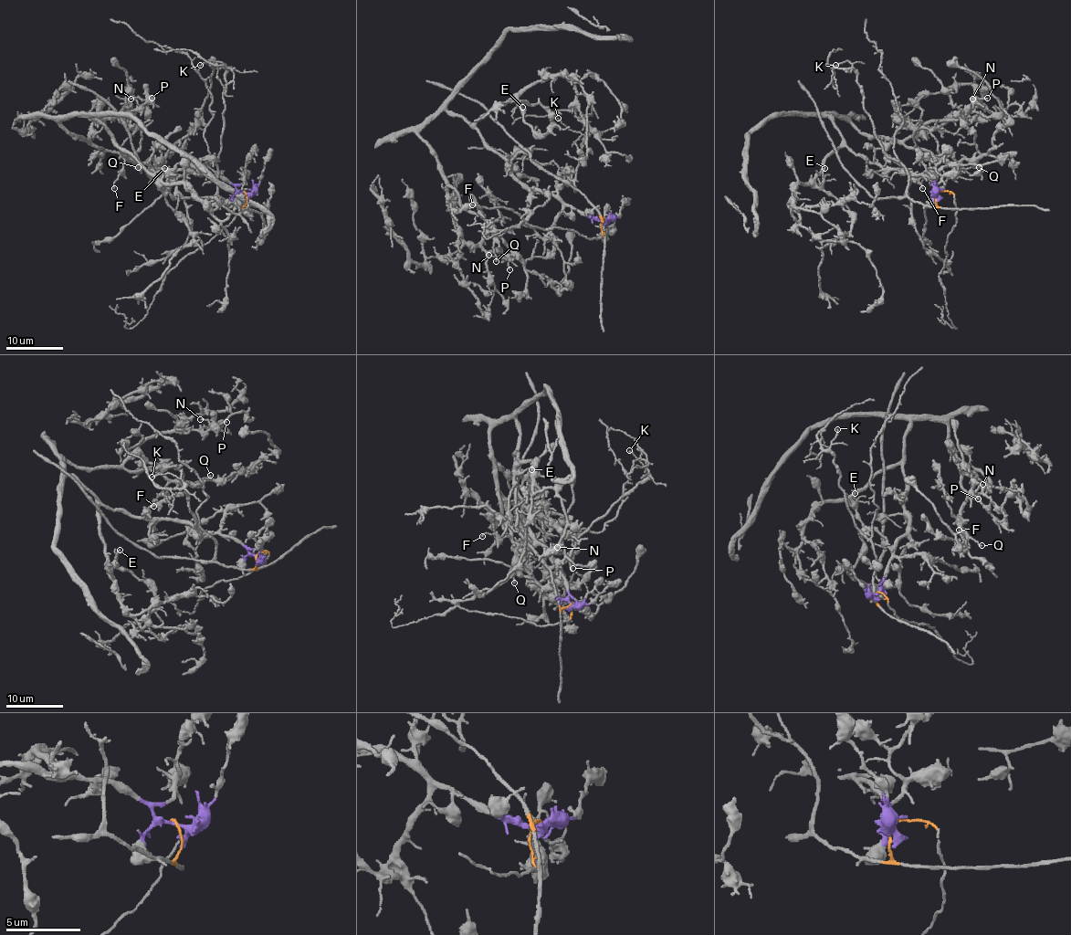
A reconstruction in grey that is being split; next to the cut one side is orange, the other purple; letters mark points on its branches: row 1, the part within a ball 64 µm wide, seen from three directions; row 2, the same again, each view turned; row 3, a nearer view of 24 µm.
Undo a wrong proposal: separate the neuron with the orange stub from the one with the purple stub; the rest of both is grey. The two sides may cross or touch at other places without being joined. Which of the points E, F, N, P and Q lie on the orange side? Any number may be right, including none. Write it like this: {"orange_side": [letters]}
{"orange_side": []}

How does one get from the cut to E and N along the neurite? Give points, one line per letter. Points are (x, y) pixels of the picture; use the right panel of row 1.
E: (938, 193), (926, 176), (882, 169), (845, 146), (839, 146), (825, 159), (816, 183), (823, 180), (825, 167)
N: (938, 193), (926, 176), (869, 163), (828, 116), (907, 141), (959, 118), (971, 99)

